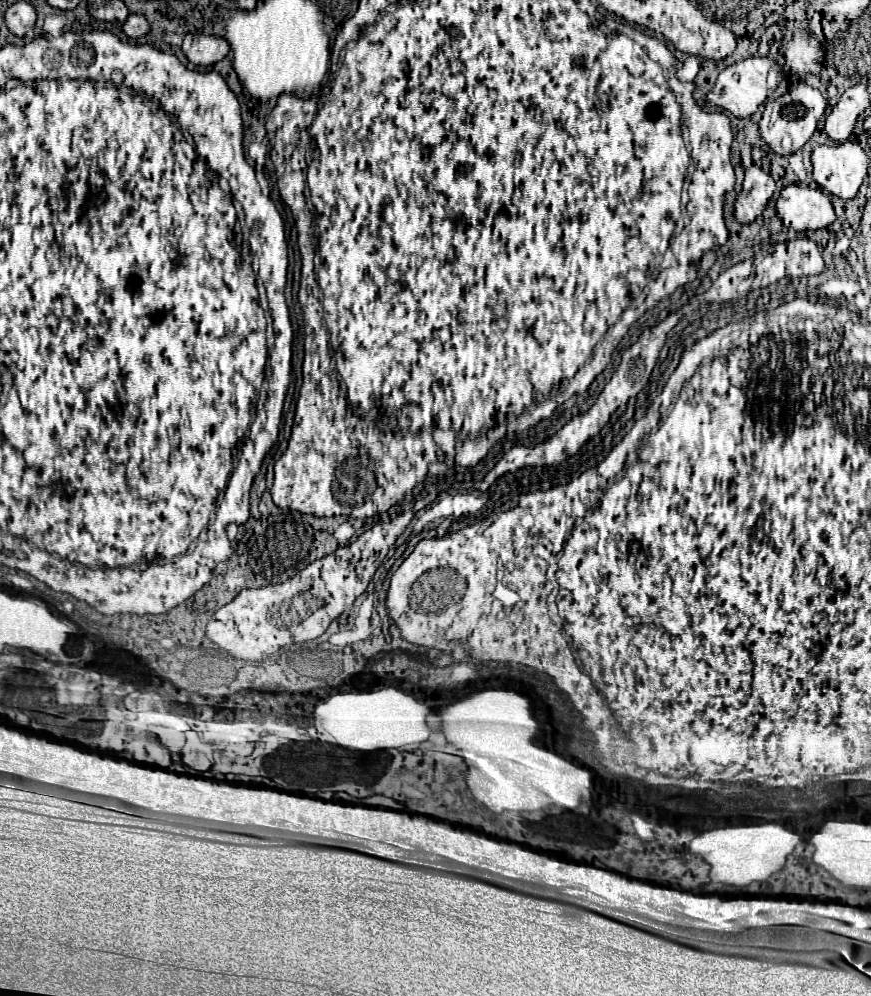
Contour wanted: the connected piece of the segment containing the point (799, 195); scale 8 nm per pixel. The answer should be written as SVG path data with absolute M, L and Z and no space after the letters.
M785 186L775 202L777 216L793 230L819 230L835 222L831 200L819 188Z

